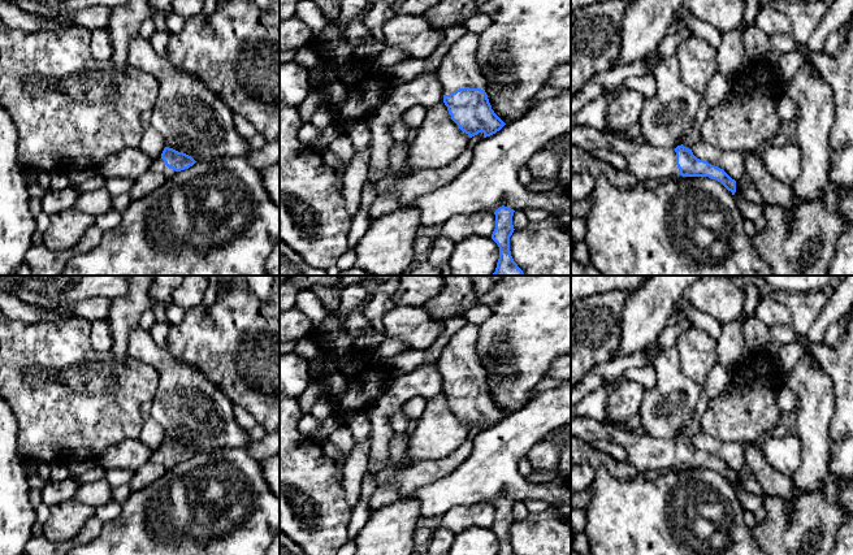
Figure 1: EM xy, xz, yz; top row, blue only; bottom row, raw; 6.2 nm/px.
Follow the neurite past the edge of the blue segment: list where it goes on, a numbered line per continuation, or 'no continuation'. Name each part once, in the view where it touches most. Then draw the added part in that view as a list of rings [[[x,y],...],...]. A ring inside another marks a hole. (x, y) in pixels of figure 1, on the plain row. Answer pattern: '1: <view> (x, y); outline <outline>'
1: xz (459, 359); outline [[[466,324],[447,342],[437,361],[438,373],[443,386],[450,386],[459,380],[481,380],[488,377],[477,352],[479,326]]]

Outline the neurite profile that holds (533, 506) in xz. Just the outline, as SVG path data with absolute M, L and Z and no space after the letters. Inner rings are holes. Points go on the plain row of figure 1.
M527 499L524 503L529 513L540 513L550 507L550 504L545 500Z

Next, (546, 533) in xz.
M549 507L514 521L510 542L516 555L571 555L571 524L557 508Z

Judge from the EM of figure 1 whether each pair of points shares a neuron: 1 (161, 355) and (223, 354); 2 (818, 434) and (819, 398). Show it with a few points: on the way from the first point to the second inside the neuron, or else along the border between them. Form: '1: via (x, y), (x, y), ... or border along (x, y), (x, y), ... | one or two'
1: border along (161, 346), (173, 356), (198, 371) | two
2: via (818, 425), (818, 407) | one

